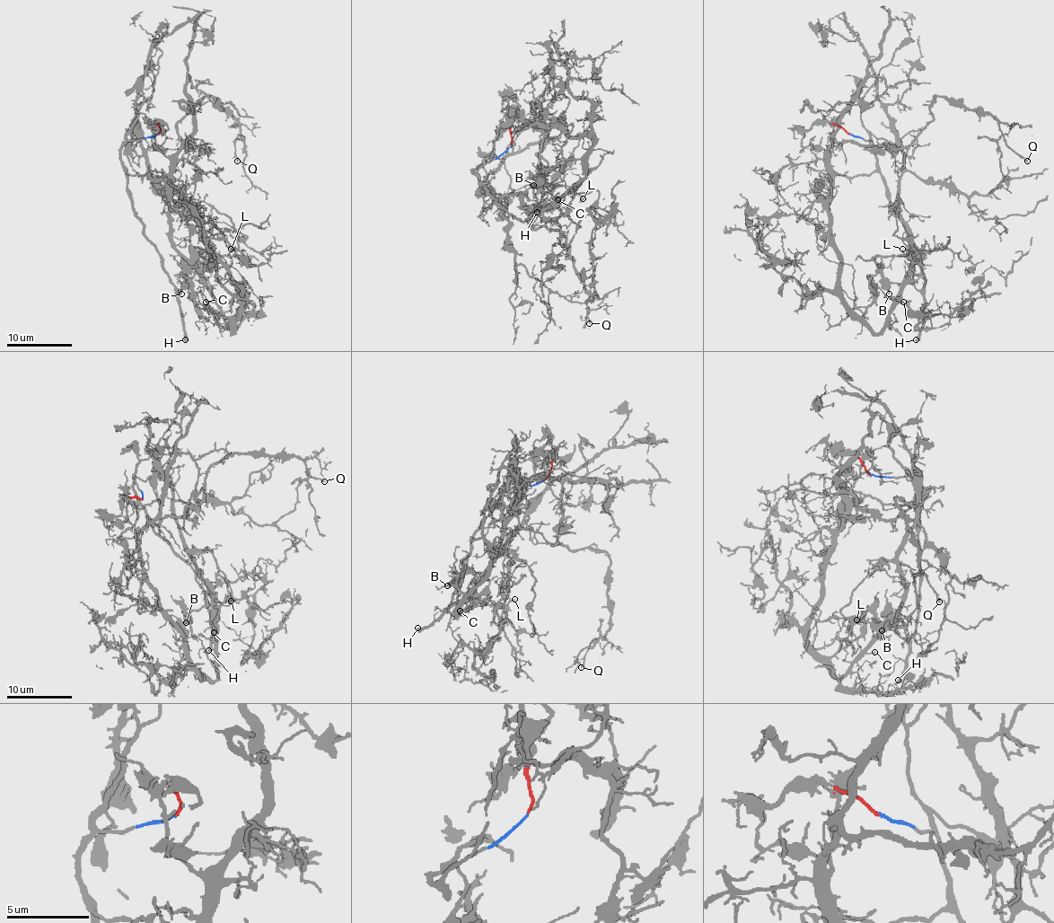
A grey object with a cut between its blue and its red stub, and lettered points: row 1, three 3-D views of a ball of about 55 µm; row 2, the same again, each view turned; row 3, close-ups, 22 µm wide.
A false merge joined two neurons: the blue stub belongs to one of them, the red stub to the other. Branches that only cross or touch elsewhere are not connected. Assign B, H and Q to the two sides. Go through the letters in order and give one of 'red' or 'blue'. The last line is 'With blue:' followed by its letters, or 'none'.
B: blue
H: blue
Q: red
With blue: B, H

